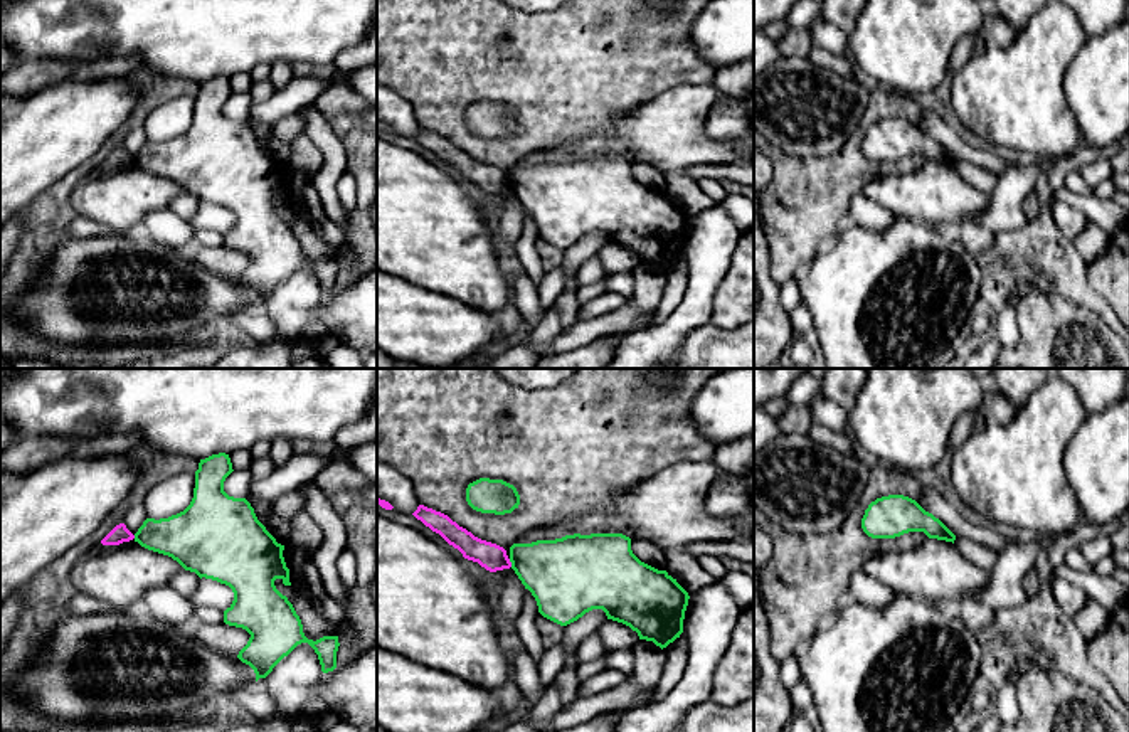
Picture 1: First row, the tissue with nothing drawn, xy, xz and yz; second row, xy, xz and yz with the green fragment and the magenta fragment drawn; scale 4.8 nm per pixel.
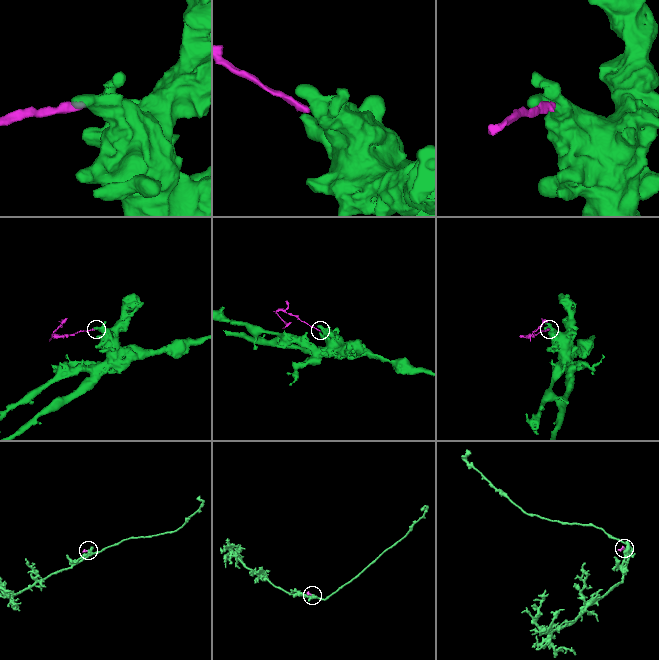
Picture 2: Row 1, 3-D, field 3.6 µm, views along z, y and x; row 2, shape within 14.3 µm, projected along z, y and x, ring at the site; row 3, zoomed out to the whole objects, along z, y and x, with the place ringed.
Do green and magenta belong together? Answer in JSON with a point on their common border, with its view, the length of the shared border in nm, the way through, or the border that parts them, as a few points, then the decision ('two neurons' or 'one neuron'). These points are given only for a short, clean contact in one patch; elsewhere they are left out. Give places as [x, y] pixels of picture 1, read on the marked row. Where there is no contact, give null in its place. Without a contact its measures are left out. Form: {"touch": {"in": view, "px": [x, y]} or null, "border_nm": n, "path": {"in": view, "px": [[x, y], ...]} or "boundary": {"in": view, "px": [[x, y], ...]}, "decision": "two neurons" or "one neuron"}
{"touch": {"in": "xz", "px": [510, 561]}, "border_nm": 40, "boundary": {"in": "xz", "px": [[508, 559], [512, 566]]}, "decision": "two neurons"}

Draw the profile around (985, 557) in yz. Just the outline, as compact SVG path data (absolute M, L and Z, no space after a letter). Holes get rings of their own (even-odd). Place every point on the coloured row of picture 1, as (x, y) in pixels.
M956 538L954 545L962 557L986 572L991 572L999 559L999 552L996 549L986 547L976 540Z

